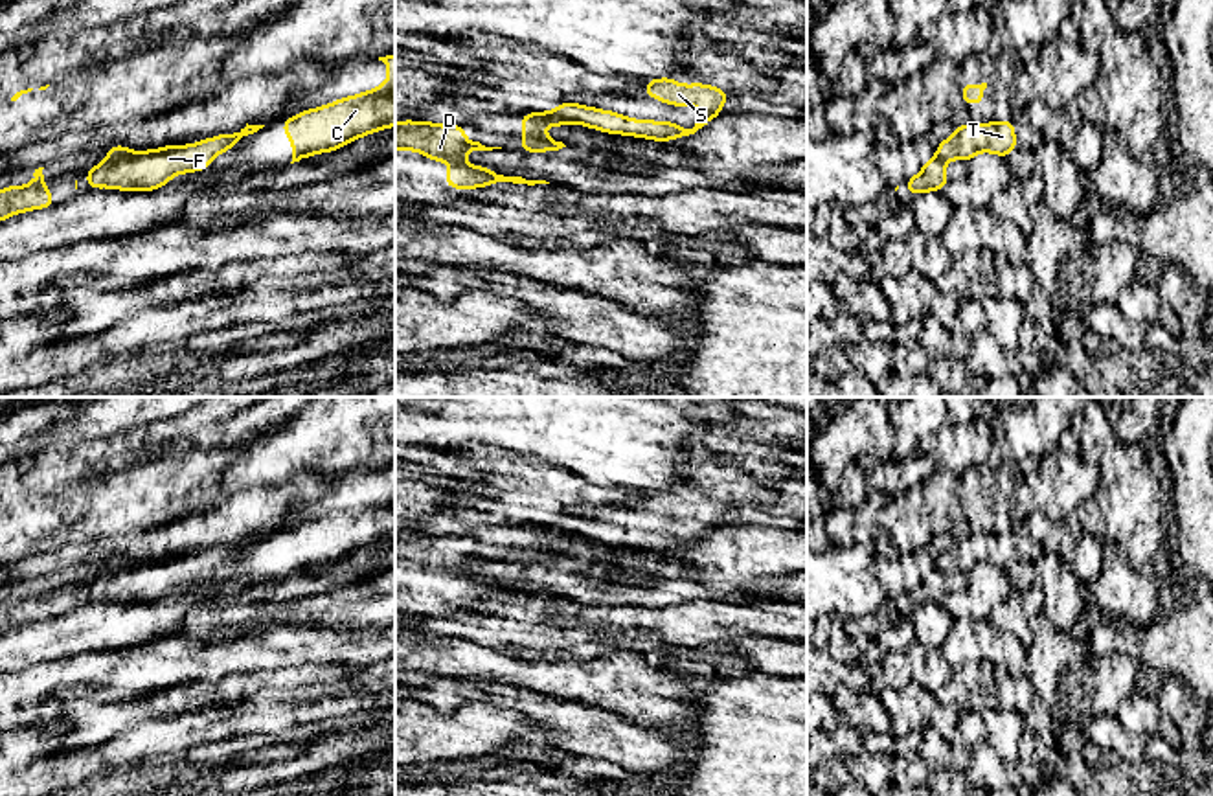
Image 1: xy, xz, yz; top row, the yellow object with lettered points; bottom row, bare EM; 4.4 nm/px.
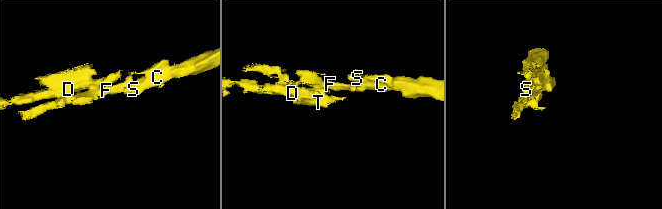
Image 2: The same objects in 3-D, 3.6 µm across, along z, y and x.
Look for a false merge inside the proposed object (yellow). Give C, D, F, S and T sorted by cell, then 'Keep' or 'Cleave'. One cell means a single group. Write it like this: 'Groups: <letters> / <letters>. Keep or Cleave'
Groups: C F S / D T. Cleave

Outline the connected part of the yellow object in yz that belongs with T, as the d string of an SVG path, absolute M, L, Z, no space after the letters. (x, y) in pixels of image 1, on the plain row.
M992 533L992 535L965 535L954 539L950 550L943 552L935 568L941 574L967 572L970 574L978 564L992 564L1002 570L1016 563L1015 533Z

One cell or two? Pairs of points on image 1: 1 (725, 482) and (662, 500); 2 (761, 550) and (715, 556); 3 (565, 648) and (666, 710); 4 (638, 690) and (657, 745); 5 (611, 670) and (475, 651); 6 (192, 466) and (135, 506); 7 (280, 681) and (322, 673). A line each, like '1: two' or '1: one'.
1: one
2: one
3: two
4: two
5: one
6: one
7: one

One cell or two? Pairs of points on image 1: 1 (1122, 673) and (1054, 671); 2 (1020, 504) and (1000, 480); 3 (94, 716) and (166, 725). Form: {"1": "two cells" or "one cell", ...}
{"1": "one cell", "2": "one cell", "3": "one cell"}

